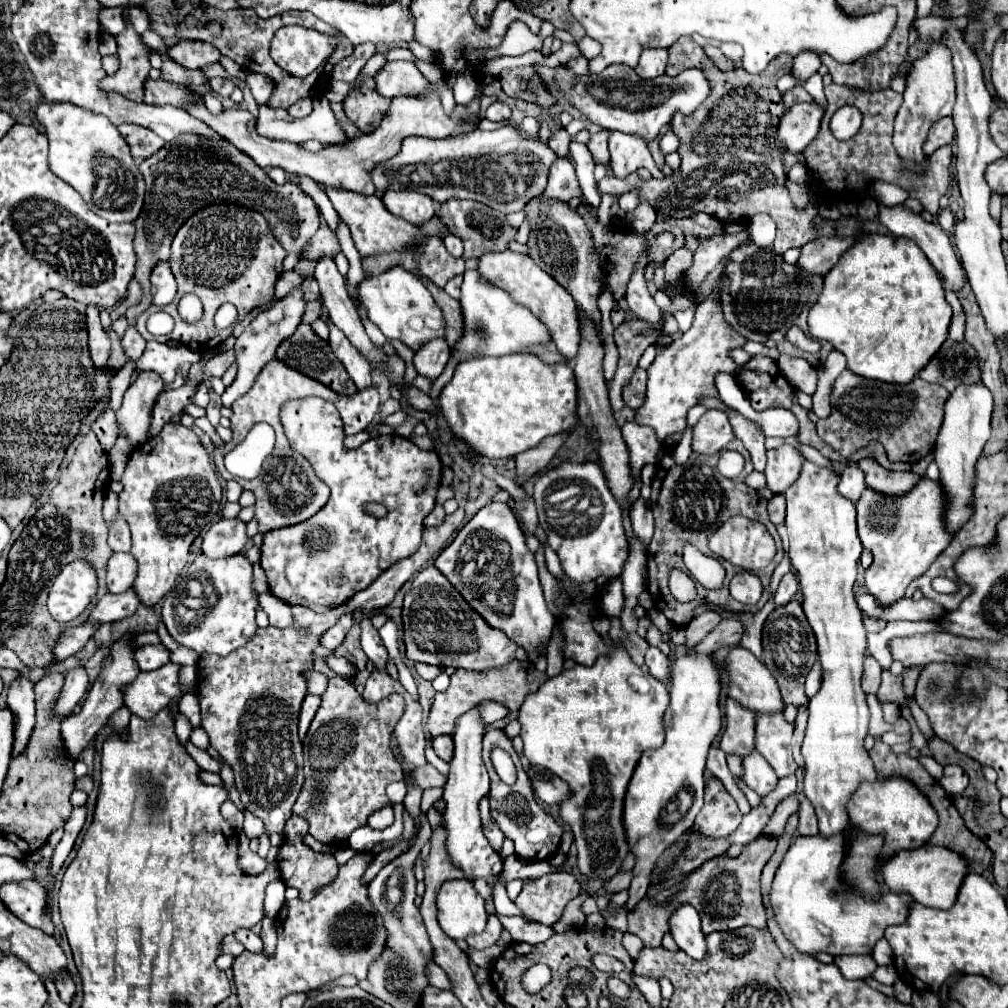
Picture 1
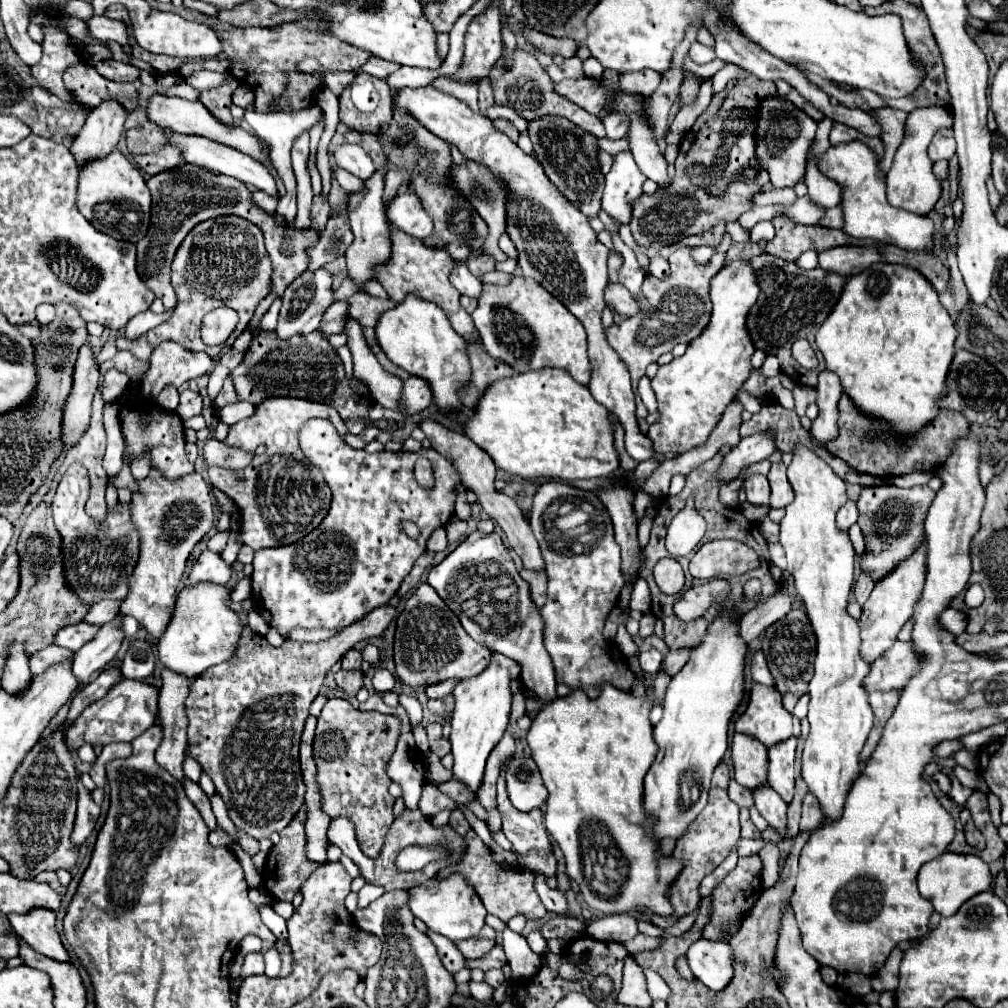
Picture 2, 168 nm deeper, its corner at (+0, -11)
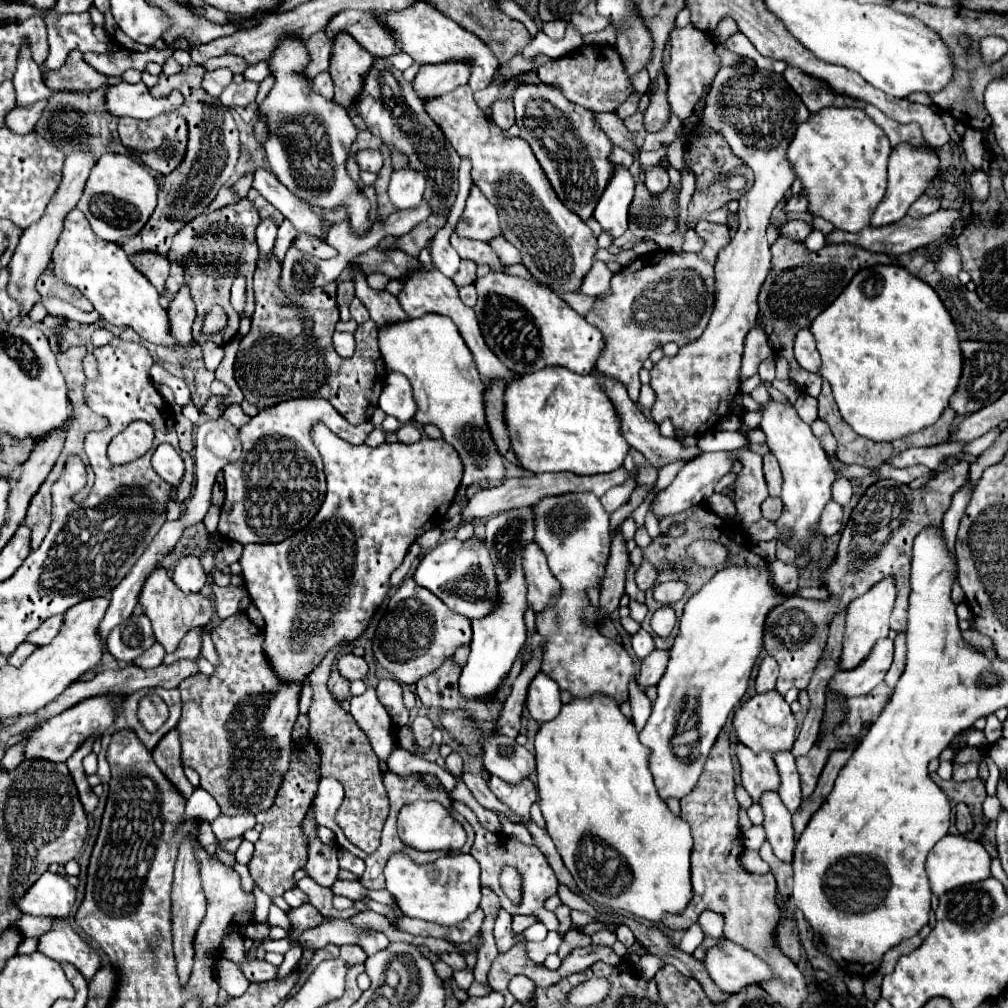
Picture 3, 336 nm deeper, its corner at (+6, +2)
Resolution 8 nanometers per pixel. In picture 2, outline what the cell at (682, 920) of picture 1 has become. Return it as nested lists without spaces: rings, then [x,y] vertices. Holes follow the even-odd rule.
[[[700,938],[688,948],[686,958],[692,974],[712,990],[722,990],[732,978],[732,952],[726,942]]]

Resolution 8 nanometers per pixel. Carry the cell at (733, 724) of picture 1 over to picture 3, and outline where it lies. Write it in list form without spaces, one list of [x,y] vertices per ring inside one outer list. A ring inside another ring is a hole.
[[[738,743],[736,757],[740,761],[740,777],[744,789],[750,793],[754,803],[760,803],[762,793],[780,789],[780,775],[770,753],[754,753],[746,745]]]

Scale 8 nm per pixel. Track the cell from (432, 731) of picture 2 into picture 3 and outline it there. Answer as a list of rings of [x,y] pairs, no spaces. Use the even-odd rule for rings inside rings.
[[[416,717],[412,723],[410,723],[412,731],[414,731],[414,741],[420,749],[430,749],[432,747],[432,729],[434,729],[434,723],[428,719],[428,717]]]

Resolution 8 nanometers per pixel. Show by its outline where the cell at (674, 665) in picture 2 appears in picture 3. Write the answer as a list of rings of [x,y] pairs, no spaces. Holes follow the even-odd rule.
[[[658,649],[652,651],[646,659],[642,659],[640,673],[638,673],[638,677],[636,677],[638,689],[640,689],[642,693],[646,693],[648,687],[658,685],[660,677],[664,675],[666,663],[668,663],[668,651],[658,651]]]

